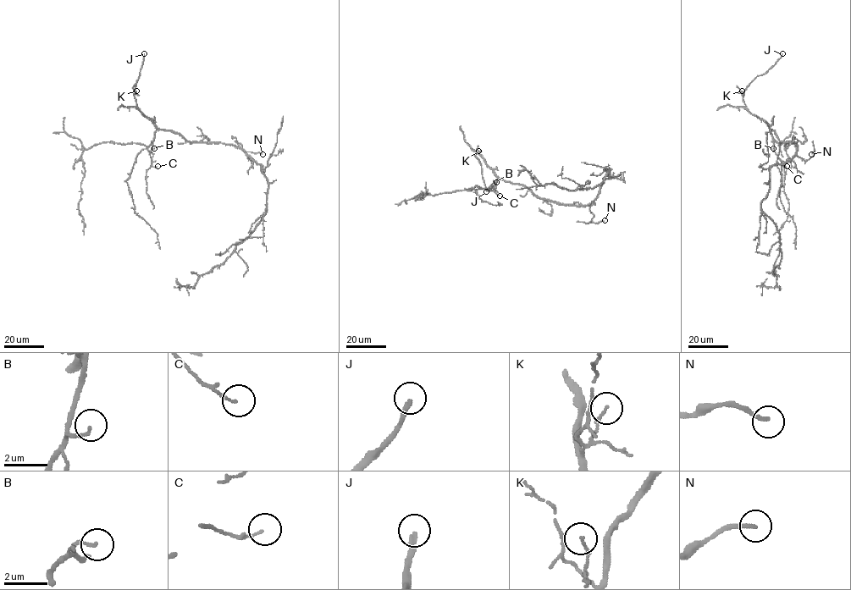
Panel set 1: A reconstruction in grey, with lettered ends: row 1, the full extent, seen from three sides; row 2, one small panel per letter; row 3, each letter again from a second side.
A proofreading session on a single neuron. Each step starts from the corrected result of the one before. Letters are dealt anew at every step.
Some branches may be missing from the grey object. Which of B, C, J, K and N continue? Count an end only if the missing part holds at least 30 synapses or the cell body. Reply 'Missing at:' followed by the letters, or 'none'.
Missing at: J

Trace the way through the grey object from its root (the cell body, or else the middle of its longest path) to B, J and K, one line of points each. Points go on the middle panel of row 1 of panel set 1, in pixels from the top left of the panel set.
B: (560, 203), (541, 199), (523, 185), (500, 179), (496, 182)
J: (560, 203), (541, 199), (523, 185), (500, 179), (477, 151), (475, 155), (482, 166), (486, 191)
K: (560, 203), (541, 199), (523, 185), (500, 179), (477, 151), (478, 151)

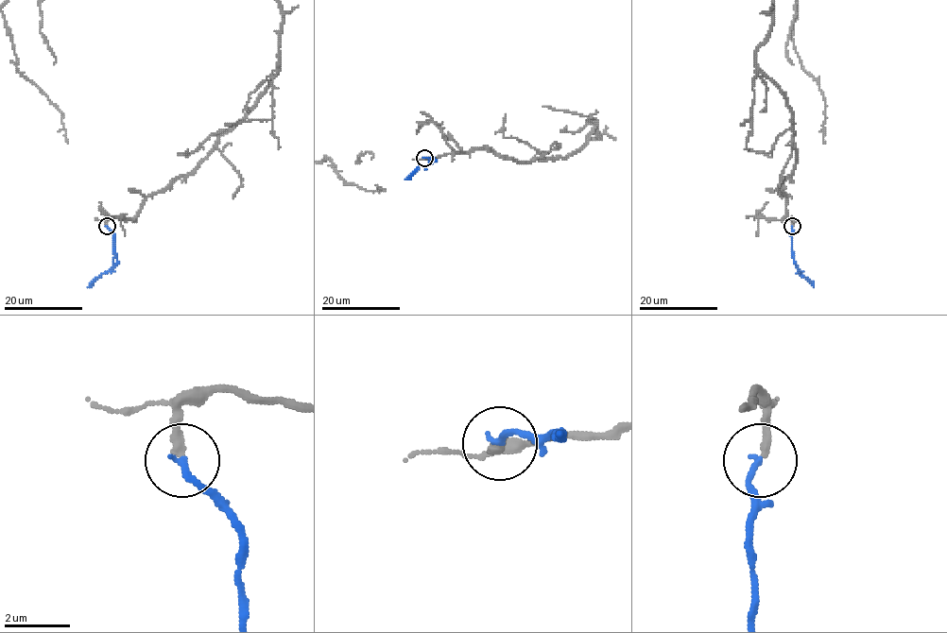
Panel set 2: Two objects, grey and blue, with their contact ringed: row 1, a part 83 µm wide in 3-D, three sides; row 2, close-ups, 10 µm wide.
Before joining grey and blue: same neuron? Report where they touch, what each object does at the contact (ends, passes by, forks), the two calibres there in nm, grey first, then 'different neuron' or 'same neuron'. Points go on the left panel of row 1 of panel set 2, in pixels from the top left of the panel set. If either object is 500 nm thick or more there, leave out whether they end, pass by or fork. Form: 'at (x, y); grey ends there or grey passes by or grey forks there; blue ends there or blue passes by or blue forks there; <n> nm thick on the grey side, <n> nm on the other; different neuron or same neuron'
at (107, 226); grey ends there; blue ends there; 260 nm thick on the grey side, 200 nm on the other; same neuron

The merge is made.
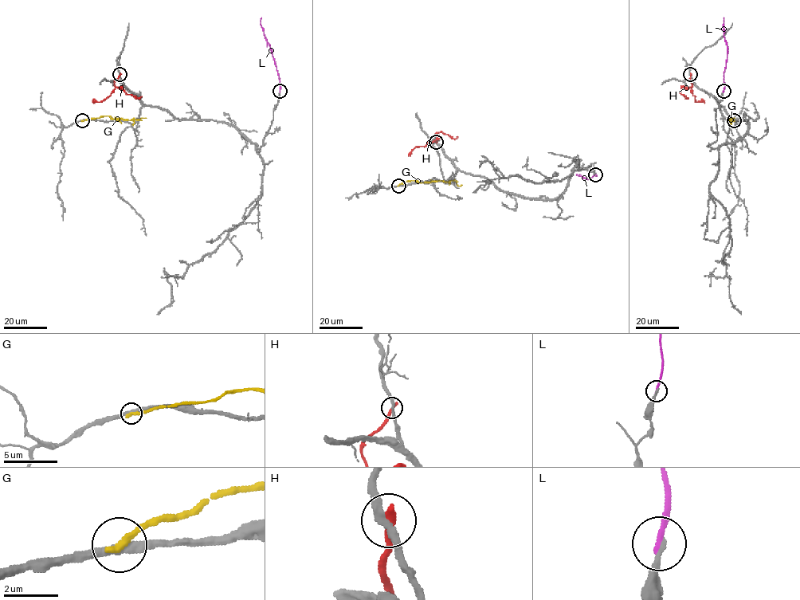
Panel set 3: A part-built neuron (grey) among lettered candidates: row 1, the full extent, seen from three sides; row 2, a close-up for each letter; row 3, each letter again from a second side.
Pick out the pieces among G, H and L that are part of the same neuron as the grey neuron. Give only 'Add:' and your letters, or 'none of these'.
Add: none of these

